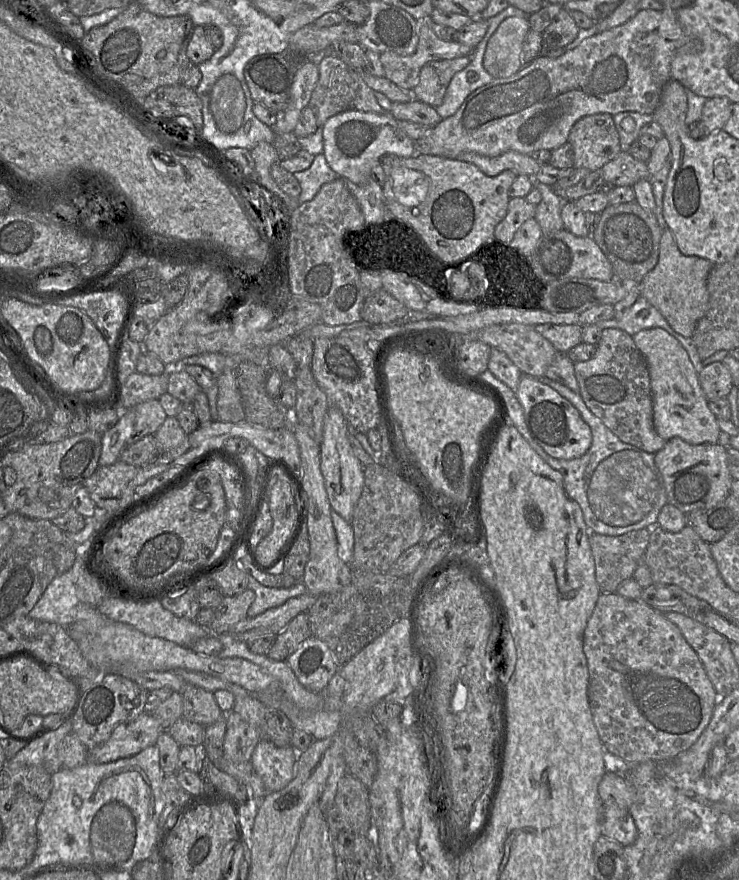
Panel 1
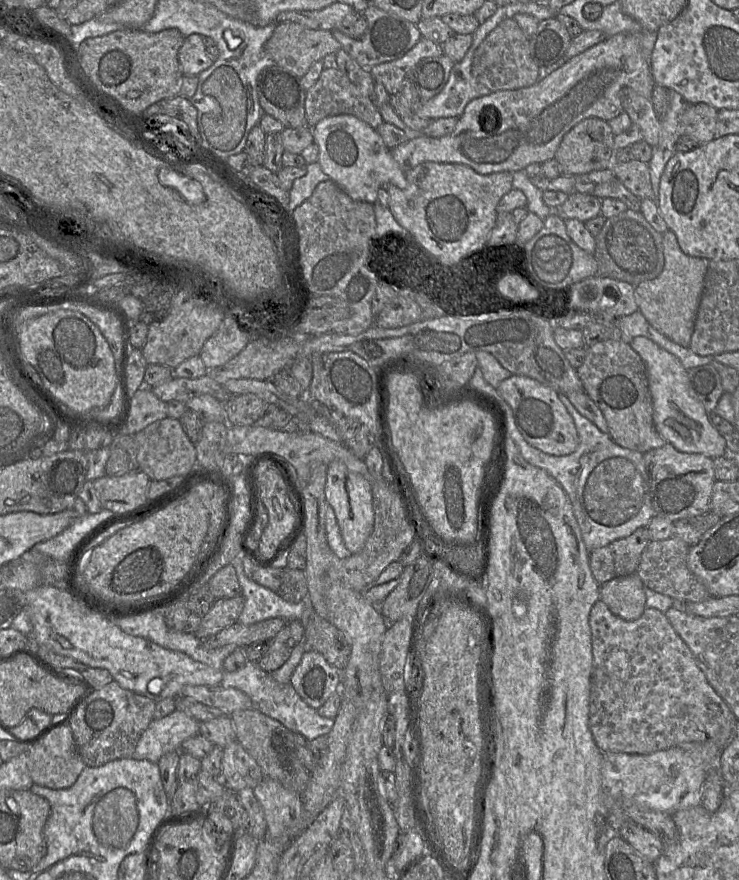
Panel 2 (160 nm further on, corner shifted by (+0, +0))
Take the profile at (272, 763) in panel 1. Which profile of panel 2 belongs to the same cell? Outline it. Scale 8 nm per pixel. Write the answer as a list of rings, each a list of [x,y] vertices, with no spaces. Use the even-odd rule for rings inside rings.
[[[264,777],[254,788],[254,794],[263,808],[270,838],[283,835],[294,838],[311,825],[300,794],[280,782]]]

